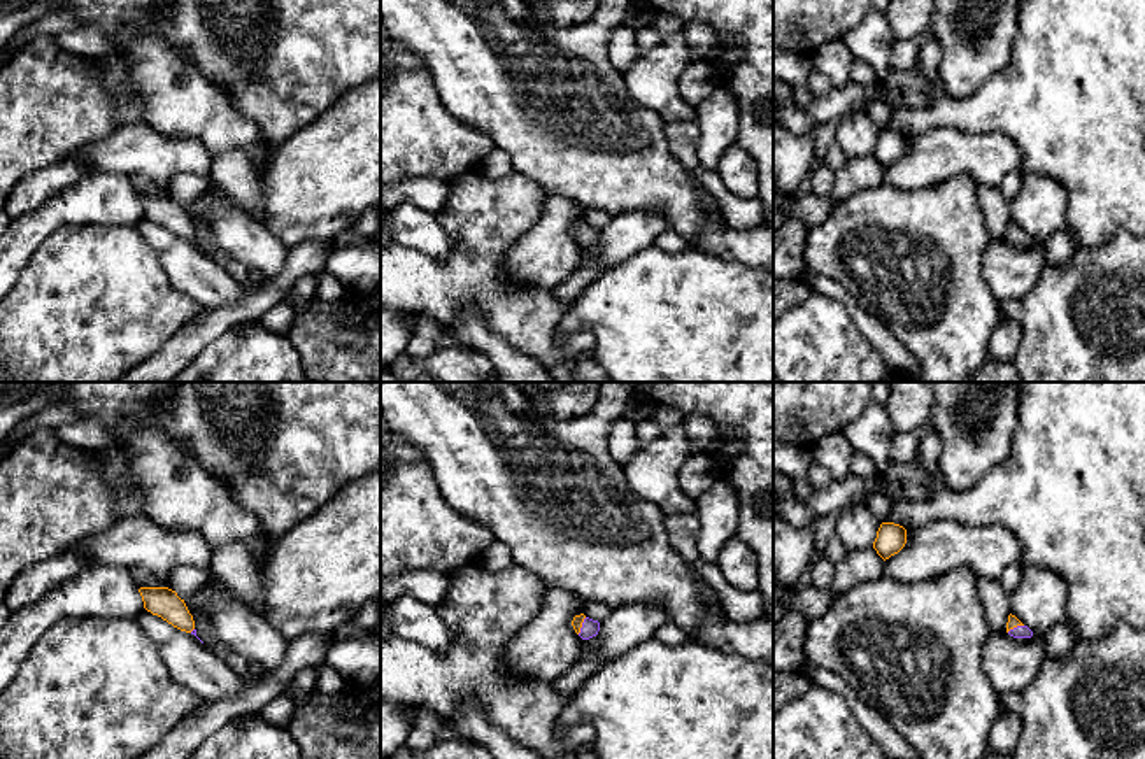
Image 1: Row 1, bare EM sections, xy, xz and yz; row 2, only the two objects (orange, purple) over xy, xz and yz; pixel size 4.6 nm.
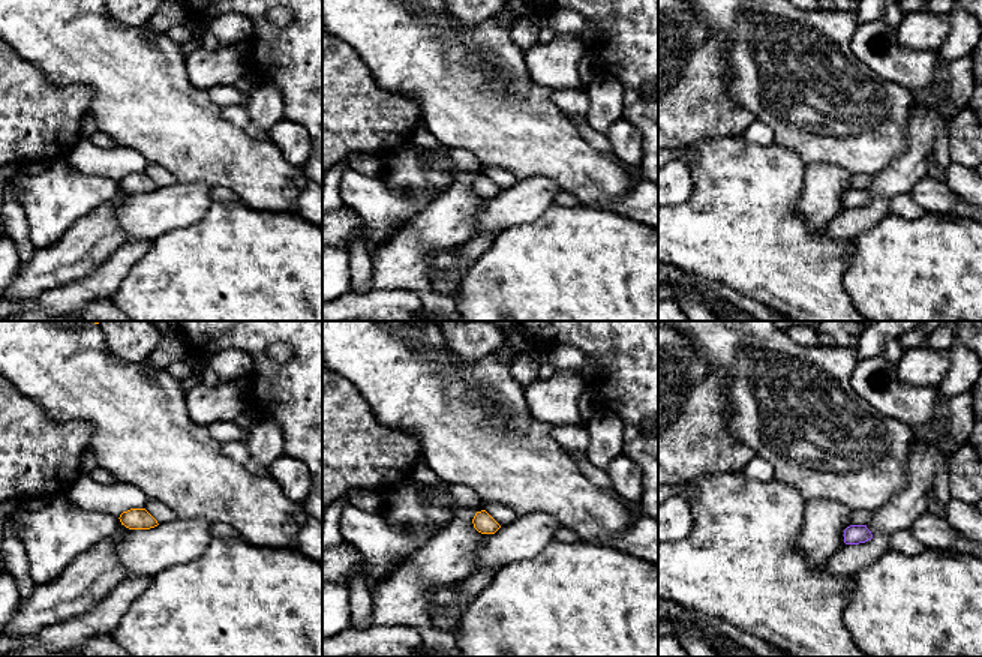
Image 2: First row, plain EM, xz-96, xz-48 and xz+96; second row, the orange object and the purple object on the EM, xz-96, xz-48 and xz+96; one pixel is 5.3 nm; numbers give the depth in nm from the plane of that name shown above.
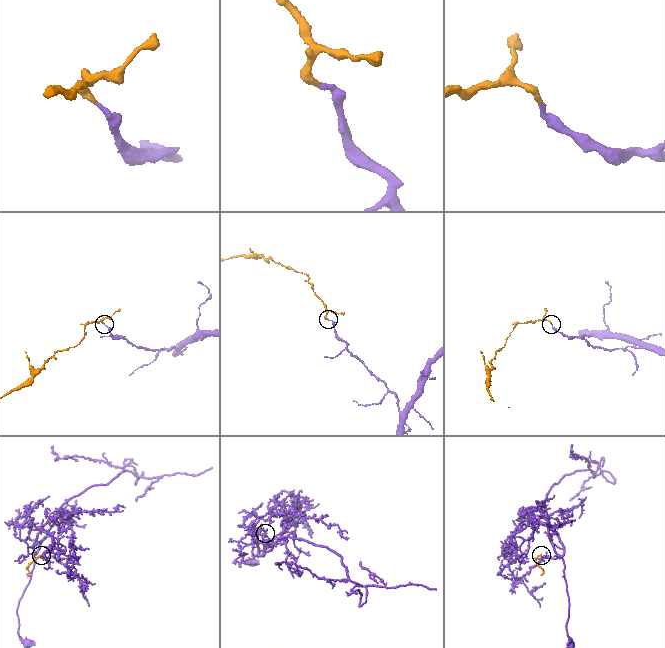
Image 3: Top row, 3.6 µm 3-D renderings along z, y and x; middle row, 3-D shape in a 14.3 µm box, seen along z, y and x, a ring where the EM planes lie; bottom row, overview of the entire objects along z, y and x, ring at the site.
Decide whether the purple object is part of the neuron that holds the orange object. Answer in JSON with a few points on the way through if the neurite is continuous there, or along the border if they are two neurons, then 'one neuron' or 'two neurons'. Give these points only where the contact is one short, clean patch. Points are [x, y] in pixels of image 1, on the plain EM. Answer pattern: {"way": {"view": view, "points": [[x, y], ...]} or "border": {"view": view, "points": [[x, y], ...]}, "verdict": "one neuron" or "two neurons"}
{"way": {"view": "xz", "points": [[577, 228], [581, 234], [590, 235]]}, "verdict": "one neuron"}

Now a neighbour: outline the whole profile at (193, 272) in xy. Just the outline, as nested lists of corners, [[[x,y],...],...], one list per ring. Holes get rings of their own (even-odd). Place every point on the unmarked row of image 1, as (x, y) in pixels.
[[[147,217],[135,226],[156,254],[170,284],[202,310],[228,307],[245,296],[247,287],[195,242],[174,235]]]

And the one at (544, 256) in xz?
[[[547,196],[538,223],[507,252],[503,270],[521,286],[554,289],[580,266],[582,245],[572,233],[580,221],[580,203]]]

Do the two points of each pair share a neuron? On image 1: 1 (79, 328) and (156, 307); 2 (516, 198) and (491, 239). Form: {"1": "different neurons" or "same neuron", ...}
{"1": "same neuron", "2": "same neuron"}

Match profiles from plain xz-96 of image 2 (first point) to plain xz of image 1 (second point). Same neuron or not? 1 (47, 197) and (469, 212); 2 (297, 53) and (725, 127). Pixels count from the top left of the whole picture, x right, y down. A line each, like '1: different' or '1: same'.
1: different
2: different

